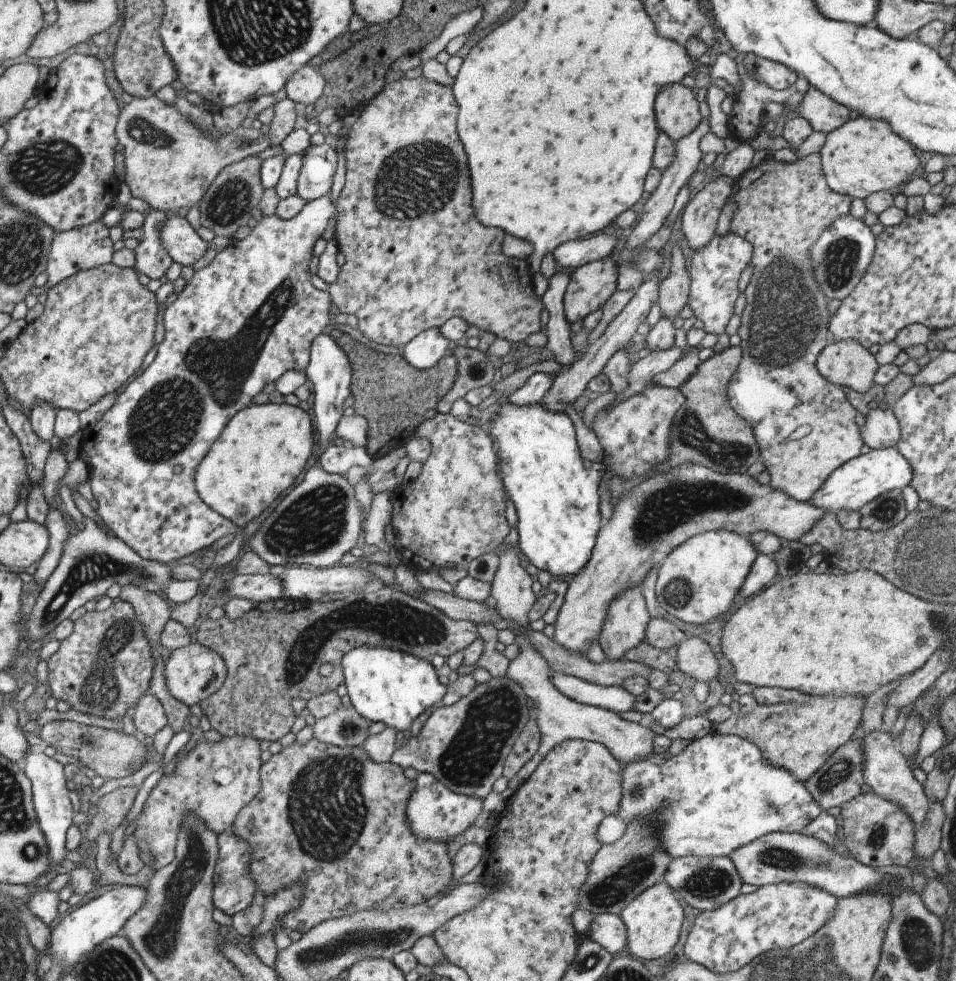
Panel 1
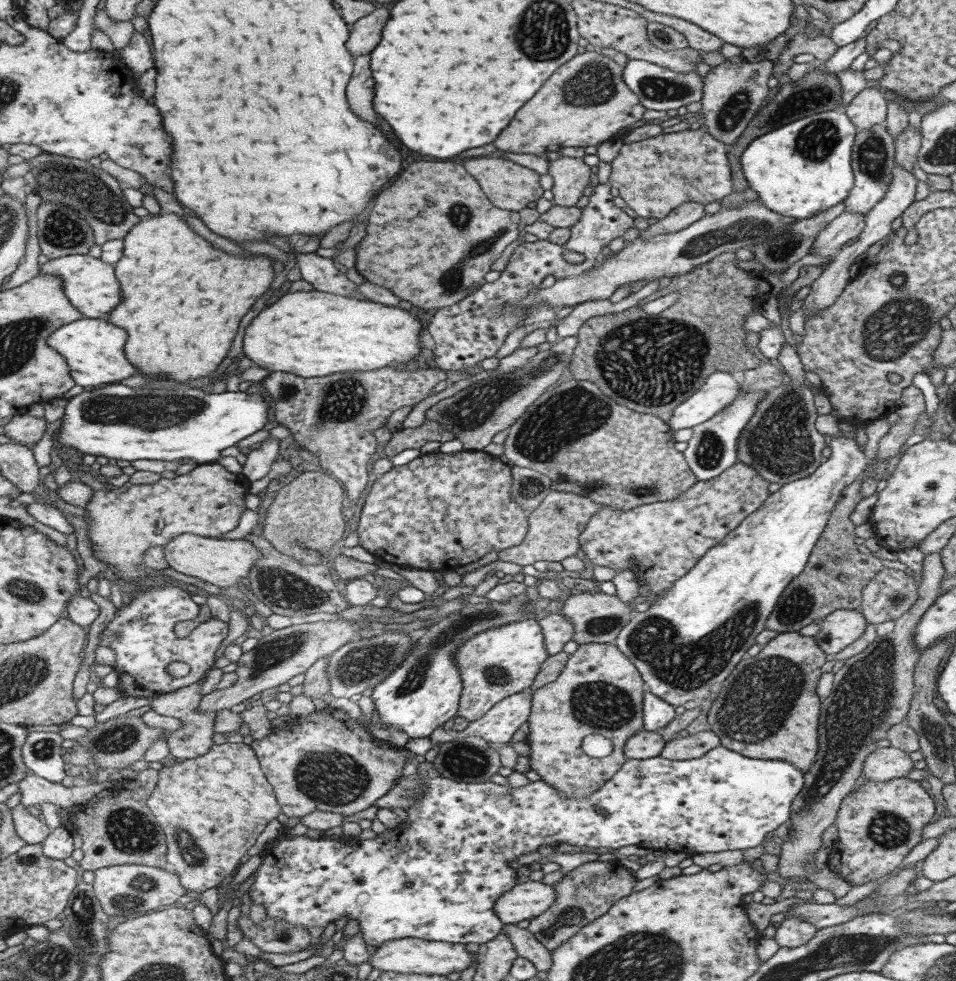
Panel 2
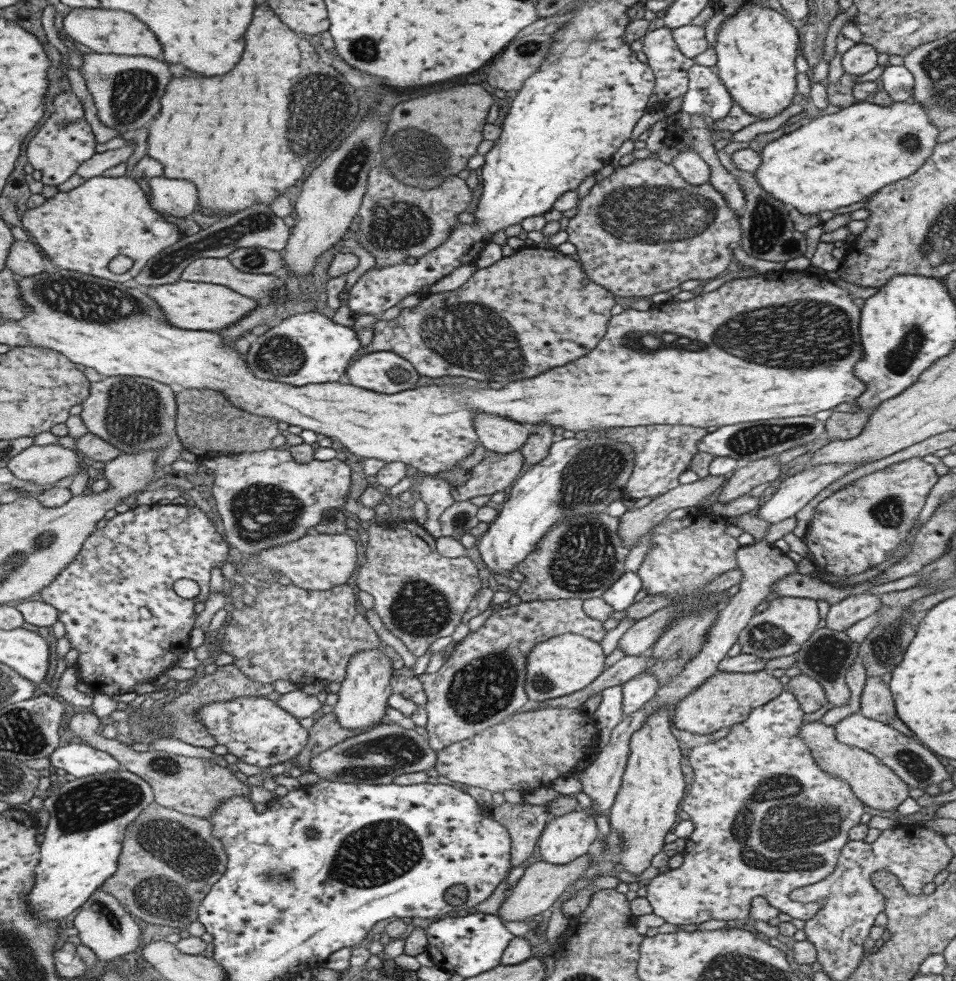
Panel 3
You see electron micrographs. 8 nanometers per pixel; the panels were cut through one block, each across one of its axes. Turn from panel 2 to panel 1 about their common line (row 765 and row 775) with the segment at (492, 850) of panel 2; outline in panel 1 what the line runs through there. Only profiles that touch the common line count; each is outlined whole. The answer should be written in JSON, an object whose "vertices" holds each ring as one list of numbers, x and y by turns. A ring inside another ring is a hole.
{"vertices":[[713,731,692,743,678,756,665,758,654,754,651,758,623,766,623,798,615,815,628,821,641,815,654,815,659,821,659,836,663,848,672,859,676,857,728,856,732,850,746,846,770,832,802,833,804,826,823,811,812,798,805,783,790,770,774,766,762,758,762,750,734,735,715,734],[420,773,415,782,417,783,415,792,407,803,407,818,411,830,419,840,435,839,444,841,448,846,456,835,466,830,468,826,481,824,485,816,481,811,484,799,455,794,429,773]]}

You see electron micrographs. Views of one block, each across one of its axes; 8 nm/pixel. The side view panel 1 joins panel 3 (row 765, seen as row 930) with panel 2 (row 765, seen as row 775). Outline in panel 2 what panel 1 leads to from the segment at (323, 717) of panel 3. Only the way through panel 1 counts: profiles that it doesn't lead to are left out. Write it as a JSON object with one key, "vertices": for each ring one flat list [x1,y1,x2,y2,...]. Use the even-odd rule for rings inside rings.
{"vertices":[[329,706,315,710,306,717,291,718,285,728,273,730,261,740,252,741,250,746,264,776,273,786,280,812,290,818,302,818,316,810,342,816,358,814,374,806,394,786,395,779,399,778,406,763,404,754,398,752,402,748,378,740,347,712]]}

